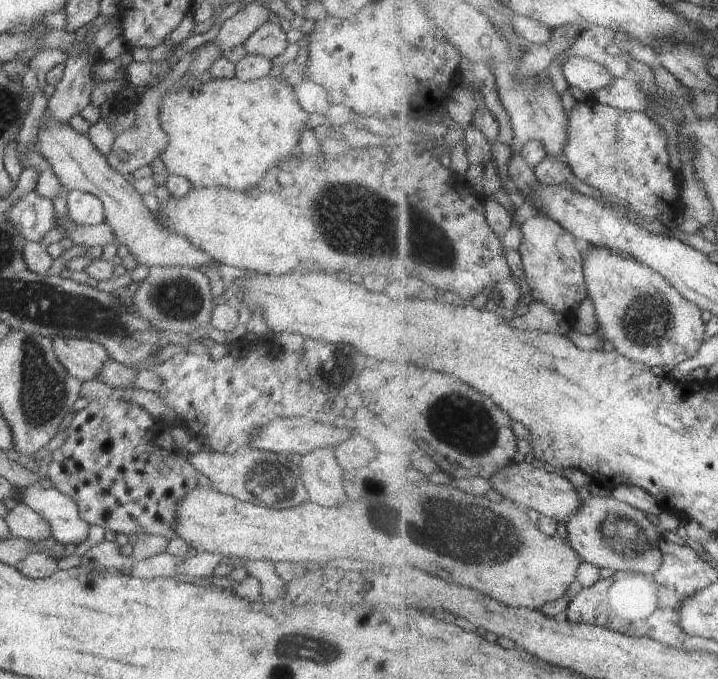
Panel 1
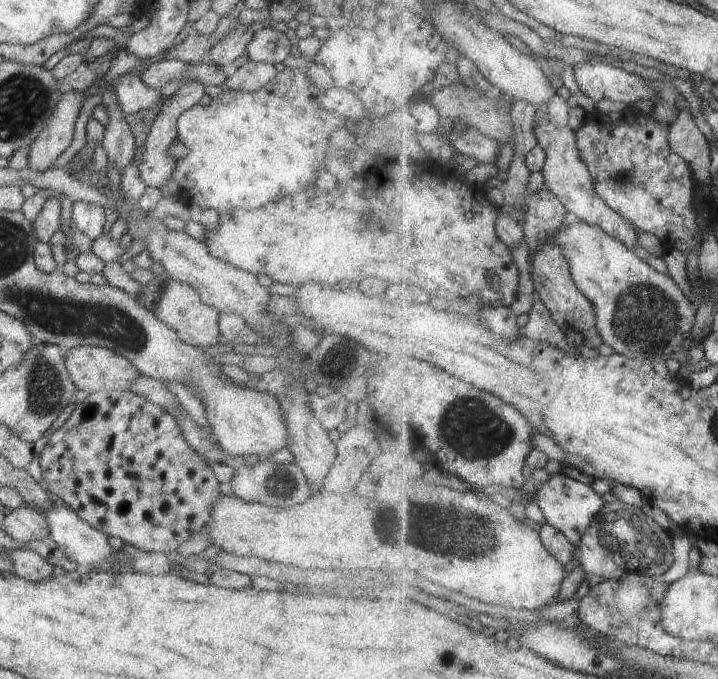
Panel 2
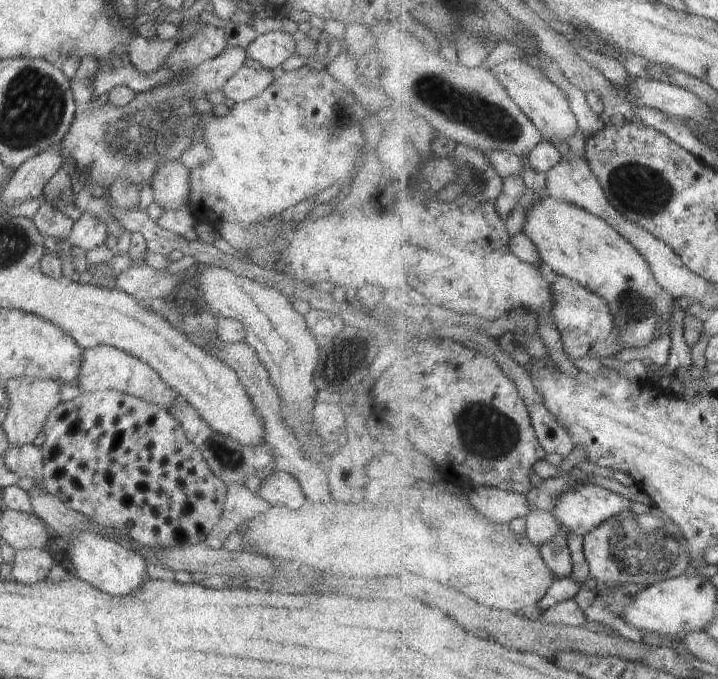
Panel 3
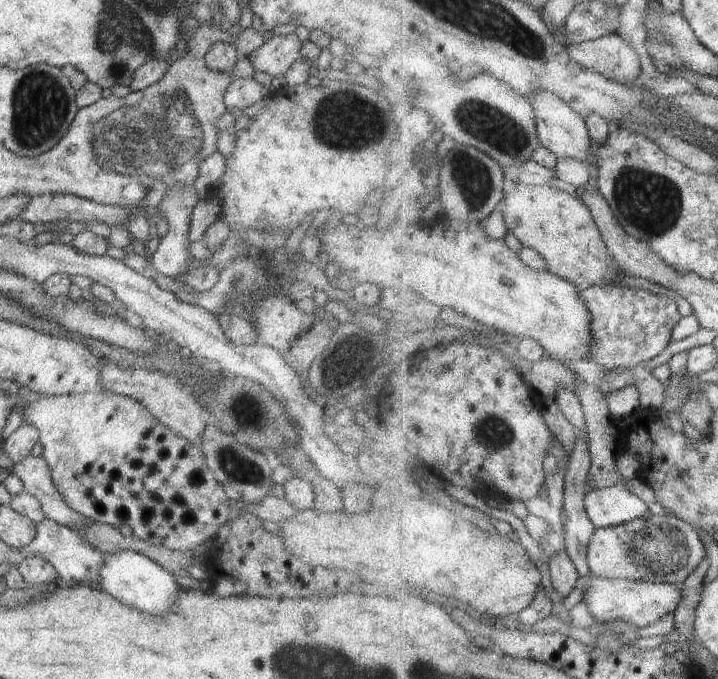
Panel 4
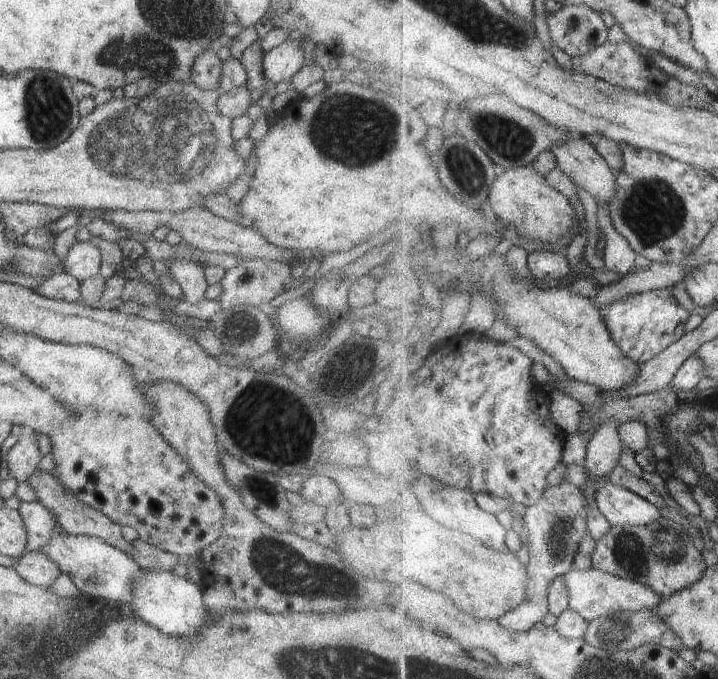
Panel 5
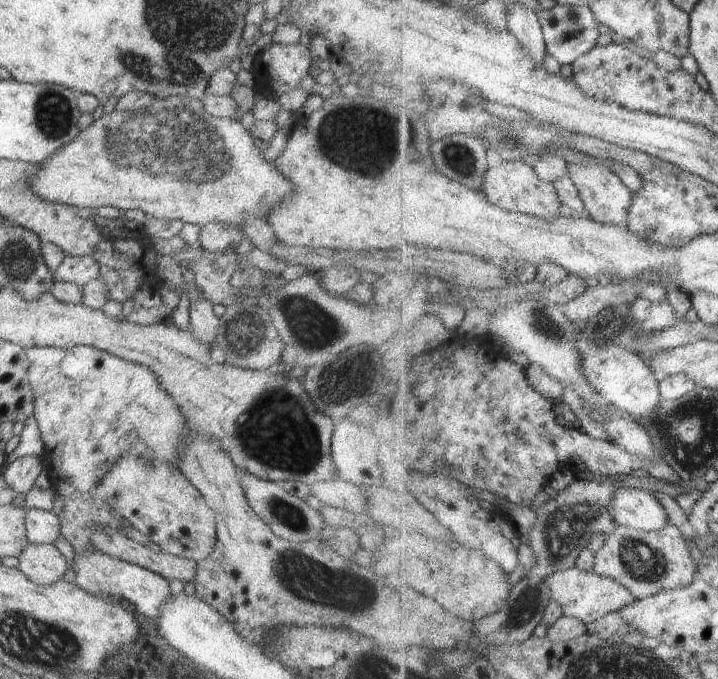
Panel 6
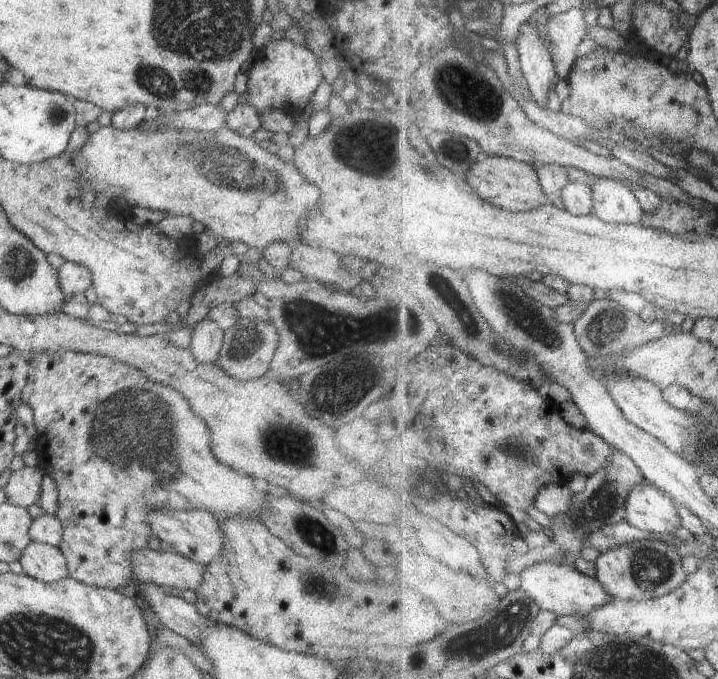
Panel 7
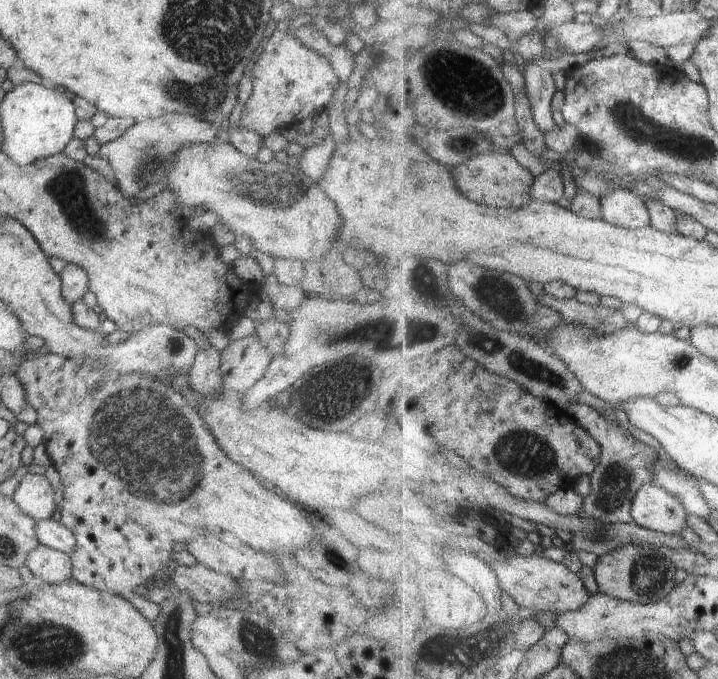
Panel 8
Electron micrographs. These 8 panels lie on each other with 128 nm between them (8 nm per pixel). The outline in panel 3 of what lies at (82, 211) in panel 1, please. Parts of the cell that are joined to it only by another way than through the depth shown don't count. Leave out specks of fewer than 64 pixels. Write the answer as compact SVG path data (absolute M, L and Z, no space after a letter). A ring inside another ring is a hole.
M84 211L80 218L74 222L66 244L79 246L87 252L94 247L105 244L108 228L102 219Z

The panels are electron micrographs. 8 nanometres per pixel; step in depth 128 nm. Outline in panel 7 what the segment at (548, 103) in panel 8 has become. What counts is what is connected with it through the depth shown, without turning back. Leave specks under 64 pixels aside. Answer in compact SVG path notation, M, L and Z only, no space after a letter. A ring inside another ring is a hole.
M522 24L517 47L526 84L531 88L533 98L543 107L550 102L550 90L559 76L553 54L548 50L535 24Z

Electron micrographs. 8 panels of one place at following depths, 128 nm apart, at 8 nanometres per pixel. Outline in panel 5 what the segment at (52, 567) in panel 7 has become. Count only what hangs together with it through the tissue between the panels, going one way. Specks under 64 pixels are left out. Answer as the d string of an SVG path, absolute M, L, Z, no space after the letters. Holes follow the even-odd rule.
M33 550L22 554L17 566L14 566L17 574L29 584L38 587L50 587L60 576L60 568L54 560L50 560L44 552Z

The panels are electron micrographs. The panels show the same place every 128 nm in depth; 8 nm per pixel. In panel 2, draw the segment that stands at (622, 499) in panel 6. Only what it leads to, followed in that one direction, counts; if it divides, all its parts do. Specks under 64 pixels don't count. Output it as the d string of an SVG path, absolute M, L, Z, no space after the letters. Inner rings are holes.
M560 472L552 474L545 483L542 483L534 497L547 522L559 528L578 548L583 540L583 534L591 528L595 518L600 516L607 506L604 496L598 494L591 484L583 484Z

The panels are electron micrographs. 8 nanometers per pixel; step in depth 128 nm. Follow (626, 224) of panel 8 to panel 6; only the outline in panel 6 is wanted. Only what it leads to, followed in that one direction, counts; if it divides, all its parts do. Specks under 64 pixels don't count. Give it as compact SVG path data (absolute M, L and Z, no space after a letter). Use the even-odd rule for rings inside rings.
M592 157L589 163L569 163L569 175L580 189L590 218L604 224L624 226L627 224L635 194L618 173L608 168L608 165L599 164L602 162L603 159Z

